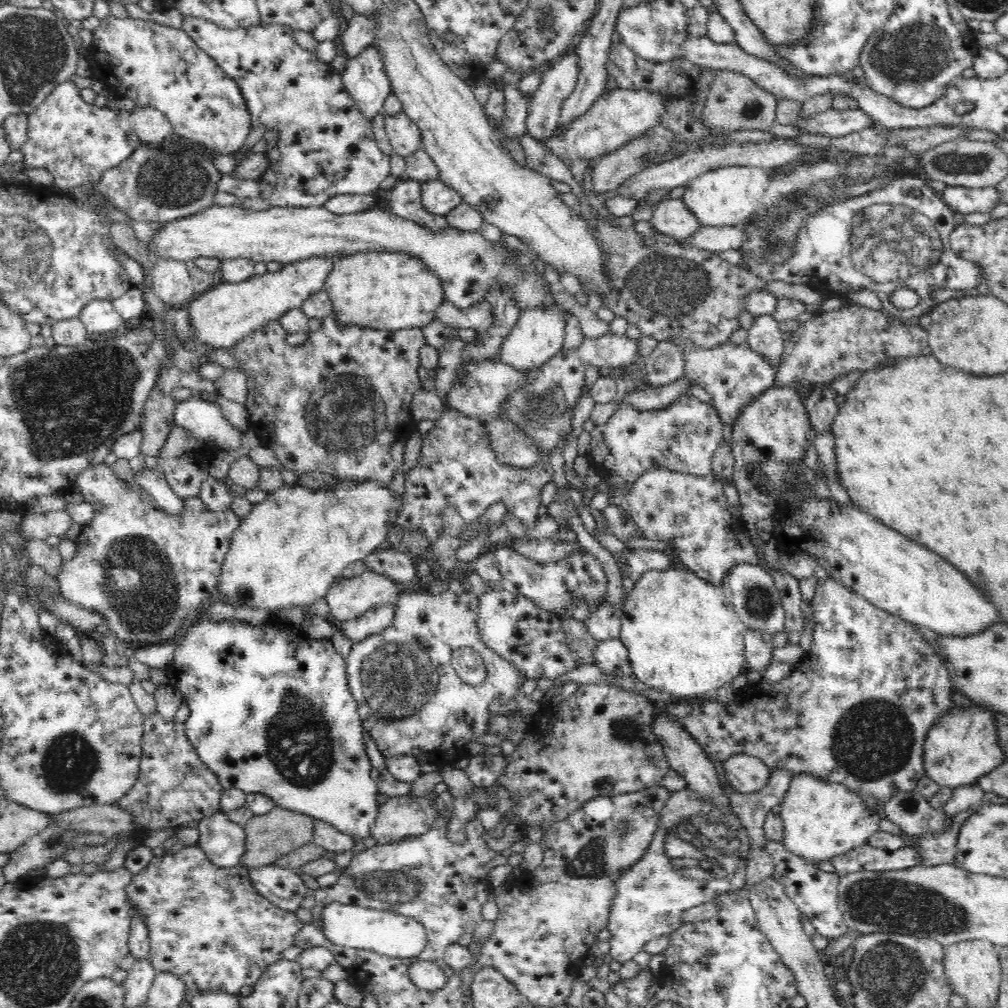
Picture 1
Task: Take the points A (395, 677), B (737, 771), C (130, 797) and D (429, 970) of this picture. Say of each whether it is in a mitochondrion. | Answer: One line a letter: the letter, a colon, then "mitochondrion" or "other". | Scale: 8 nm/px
A: mitochondrion
B: other
C: other
D: other

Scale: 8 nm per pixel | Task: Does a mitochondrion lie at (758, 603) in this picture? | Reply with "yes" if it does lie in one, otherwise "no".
yes

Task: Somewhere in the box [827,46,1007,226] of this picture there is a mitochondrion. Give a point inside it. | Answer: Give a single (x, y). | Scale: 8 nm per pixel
(951, 163)

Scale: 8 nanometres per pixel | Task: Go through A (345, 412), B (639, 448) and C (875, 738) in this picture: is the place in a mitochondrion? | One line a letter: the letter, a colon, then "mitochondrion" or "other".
A: mitochondrion
B: other
C: mitochondrion

